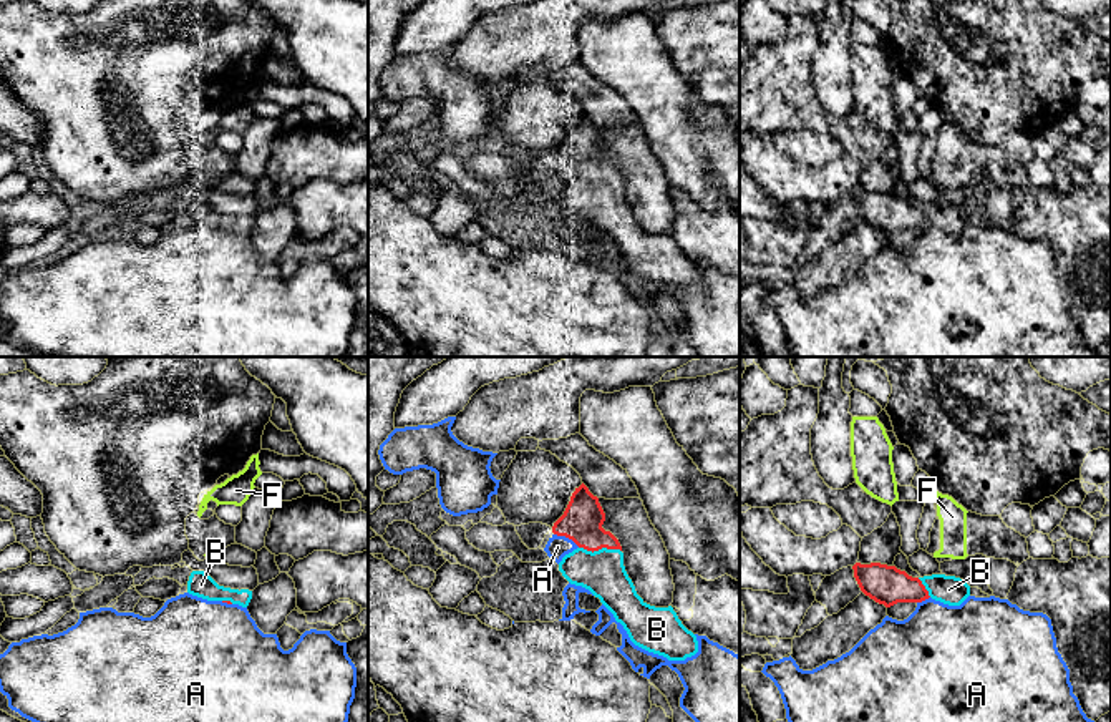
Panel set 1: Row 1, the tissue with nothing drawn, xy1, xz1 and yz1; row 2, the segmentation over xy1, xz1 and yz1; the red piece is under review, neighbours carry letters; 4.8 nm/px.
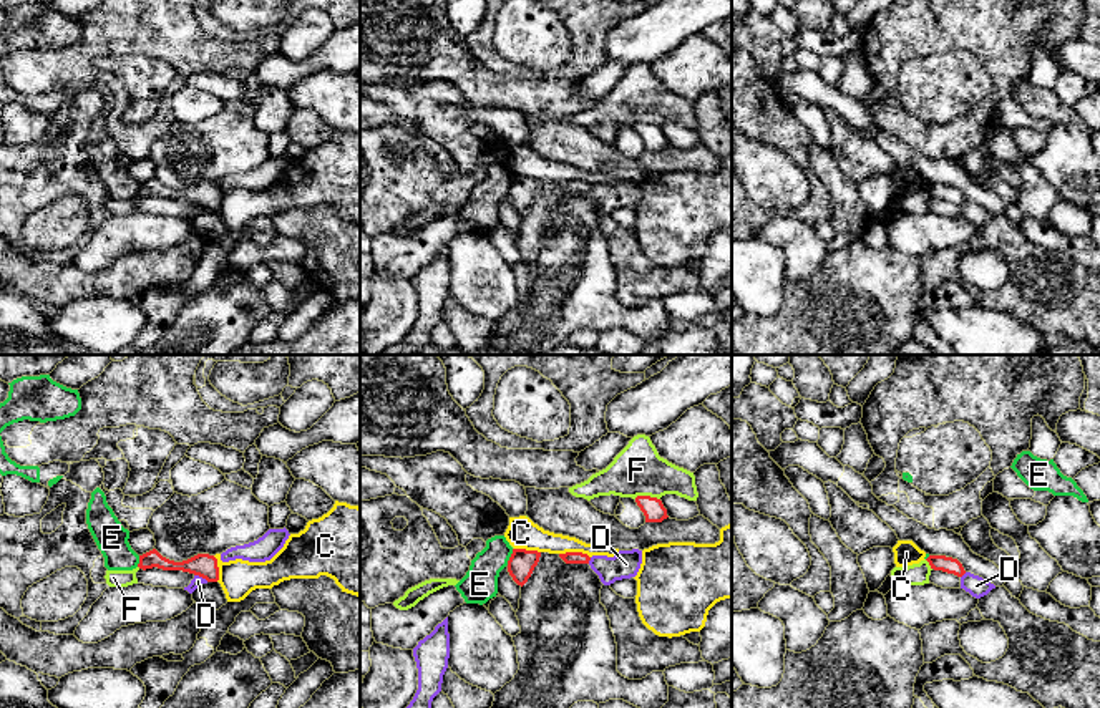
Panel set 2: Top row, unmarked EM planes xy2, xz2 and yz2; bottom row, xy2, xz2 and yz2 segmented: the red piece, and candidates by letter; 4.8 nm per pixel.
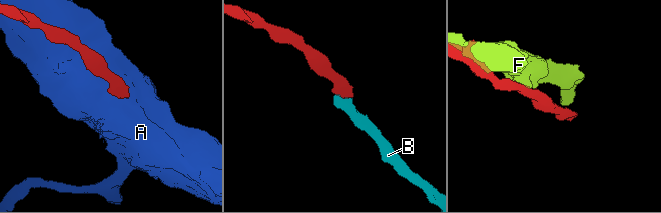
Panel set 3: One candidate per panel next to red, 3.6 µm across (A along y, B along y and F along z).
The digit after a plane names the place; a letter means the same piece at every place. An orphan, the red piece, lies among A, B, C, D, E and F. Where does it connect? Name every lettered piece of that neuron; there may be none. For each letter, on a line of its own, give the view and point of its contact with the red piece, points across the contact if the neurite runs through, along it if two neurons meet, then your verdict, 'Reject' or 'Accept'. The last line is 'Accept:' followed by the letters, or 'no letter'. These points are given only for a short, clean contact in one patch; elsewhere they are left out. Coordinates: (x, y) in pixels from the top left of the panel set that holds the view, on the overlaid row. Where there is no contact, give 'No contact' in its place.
A: Touches red at xz1 (567, 536). Reject
B: Touches red at xz1 (601, 548). Accept
C: Touches red at xz2 (574, 552). Reject
D: Touches red at xy2 (201, 576). Boundary: xy2 (194, 574), (208, 581). Reject
E: Touches red at xz2 (510, 557). Boundary: xz2 (513, 549), (506, 564). Reject
F: Touches red at xz2 (647, 496). Reject
Accept: B

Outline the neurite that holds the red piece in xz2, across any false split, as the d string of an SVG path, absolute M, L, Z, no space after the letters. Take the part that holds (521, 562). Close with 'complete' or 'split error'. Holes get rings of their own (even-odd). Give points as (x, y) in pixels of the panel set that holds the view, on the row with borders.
M513 549L513 554L508 560L508 572L518 585L524 585L531 577L534 567L538 565L541 552Z; complete

